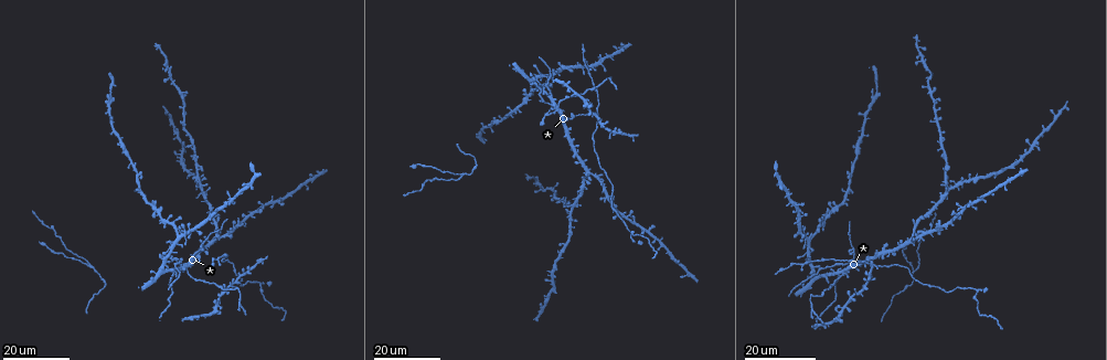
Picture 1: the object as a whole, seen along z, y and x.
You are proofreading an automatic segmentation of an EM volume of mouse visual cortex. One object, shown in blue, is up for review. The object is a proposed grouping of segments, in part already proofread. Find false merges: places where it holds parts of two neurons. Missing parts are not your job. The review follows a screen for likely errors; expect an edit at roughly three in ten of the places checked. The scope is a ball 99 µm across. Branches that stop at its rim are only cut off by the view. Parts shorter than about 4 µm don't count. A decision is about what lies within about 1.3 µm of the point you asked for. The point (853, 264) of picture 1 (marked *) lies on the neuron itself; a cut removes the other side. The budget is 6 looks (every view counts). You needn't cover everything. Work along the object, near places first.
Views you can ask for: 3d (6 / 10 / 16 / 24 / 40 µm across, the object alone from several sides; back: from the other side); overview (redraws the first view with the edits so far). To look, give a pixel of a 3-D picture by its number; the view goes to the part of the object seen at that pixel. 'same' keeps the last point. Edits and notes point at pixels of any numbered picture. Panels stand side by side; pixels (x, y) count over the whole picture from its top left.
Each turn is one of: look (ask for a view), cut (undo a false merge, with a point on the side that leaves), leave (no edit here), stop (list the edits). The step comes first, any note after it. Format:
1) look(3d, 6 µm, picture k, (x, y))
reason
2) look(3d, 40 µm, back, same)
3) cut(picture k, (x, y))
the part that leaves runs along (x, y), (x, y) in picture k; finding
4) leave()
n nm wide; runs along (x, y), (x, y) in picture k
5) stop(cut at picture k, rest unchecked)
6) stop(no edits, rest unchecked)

look(3d, 16 µm, picture 1, (261, 287))
arms part here

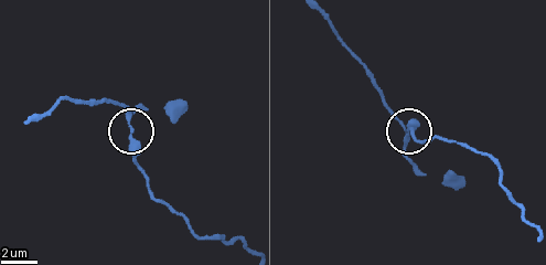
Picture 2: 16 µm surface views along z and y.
look(3d, 6 µm, picture 2, (127, 119))

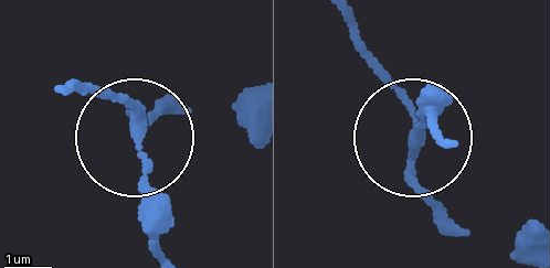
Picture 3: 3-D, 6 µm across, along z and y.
leave()
runs along (344, 22), (403, 105), (408, 175), (443, 232) in picture 3; continuous, no second neuron

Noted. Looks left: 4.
look(3d, 16 µm, picture 1, (165, 273))

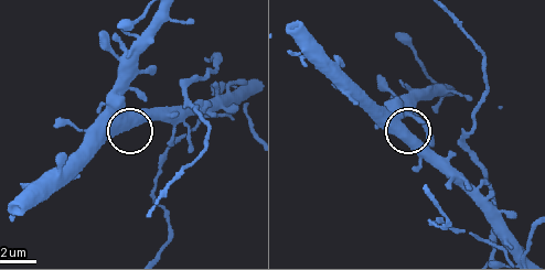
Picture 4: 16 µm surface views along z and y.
look(3d, 6 µm, picture 4, (124, 128))

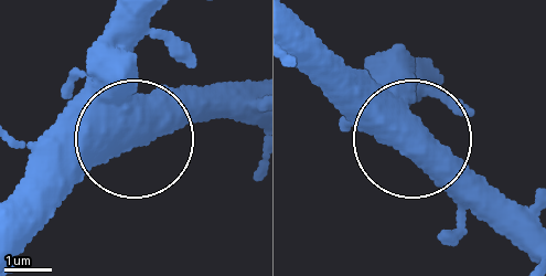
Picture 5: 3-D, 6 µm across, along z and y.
leave()
540 nm wide; runs along (245, 82), (115, 146), (35, 221) in picture 5; one neuron here

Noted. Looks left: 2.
look(3d, 16 µm, picture 1, (89, 265))
side arm on a straight run

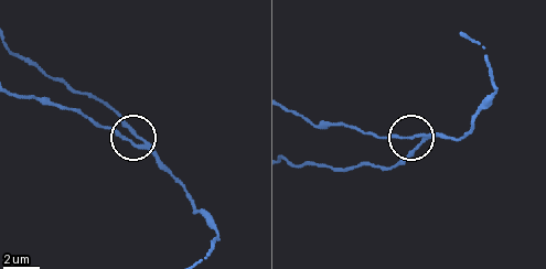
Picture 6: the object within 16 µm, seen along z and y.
look(3d, 10 µm, picture 6, (138, 143))

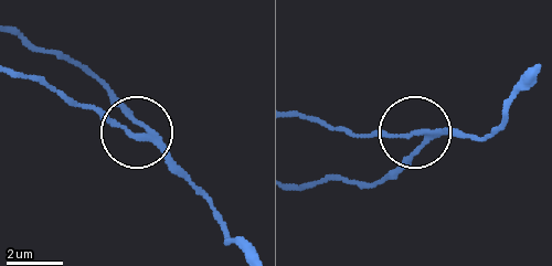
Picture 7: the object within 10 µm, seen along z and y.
cut(picture 7, (112, 126))
150 nm wide; the part that leaves runs along (150, 142), (17, 78) in picture 7; two neurons meet here

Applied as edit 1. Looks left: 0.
stop(cut at picture 7, rest unchecked)

